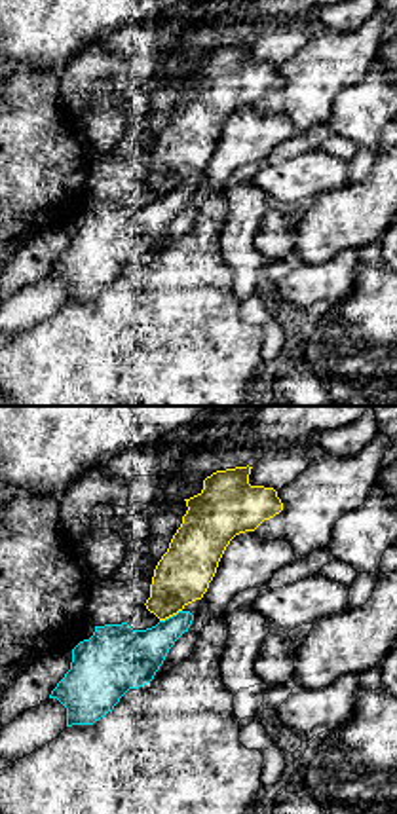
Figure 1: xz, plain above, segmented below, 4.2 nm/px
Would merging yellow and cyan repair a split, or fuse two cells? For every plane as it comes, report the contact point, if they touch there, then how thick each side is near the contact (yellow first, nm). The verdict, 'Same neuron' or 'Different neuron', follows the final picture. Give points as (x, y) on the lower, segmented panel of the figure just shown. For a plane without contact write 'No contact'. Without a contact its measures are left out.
Touches yellow at (170, 615). Thickness 240 nm (yellow) against 260 nm

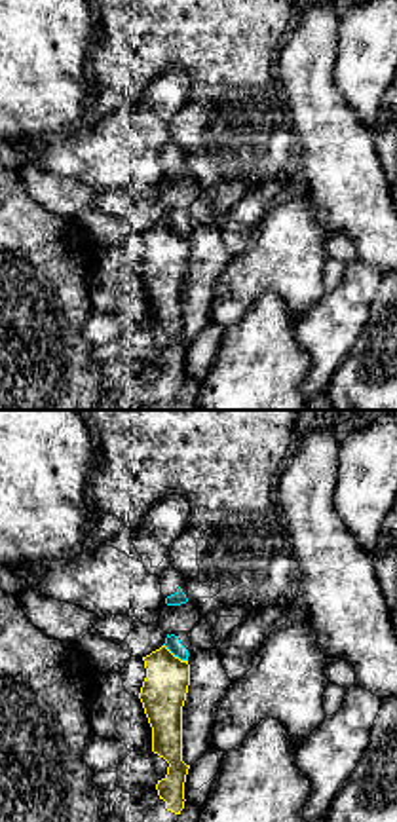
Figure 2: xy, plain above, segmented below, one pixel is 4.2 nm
Touches yellow at (173, 655). Thickness 190 nm (yellow) against 70 nm

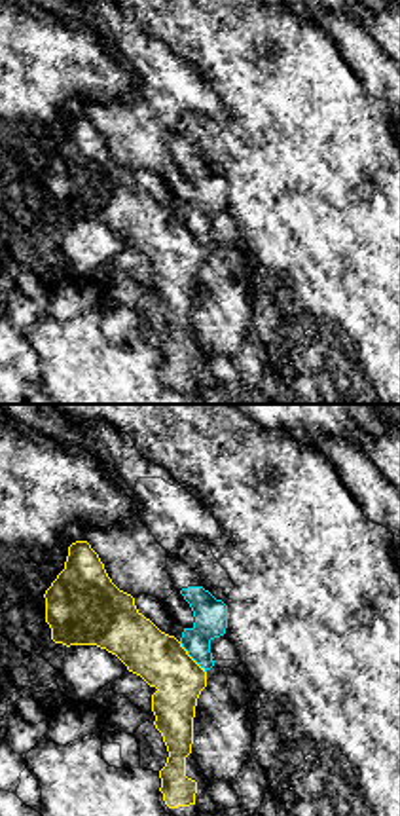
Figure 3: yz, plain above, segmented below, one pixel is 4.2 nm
Touches yellow at (190, 657). Thickness 220 nm (yellow) against 140 nm

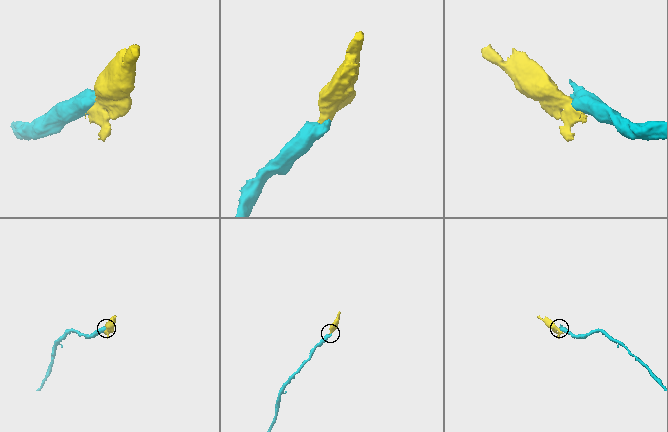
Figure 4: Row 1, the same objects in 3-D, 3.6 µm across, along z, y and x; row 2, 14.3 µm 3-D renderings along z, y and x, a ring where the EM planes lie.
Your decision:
Different neuron

